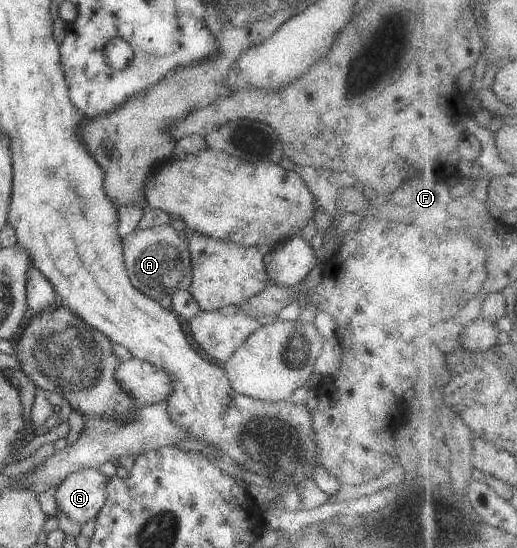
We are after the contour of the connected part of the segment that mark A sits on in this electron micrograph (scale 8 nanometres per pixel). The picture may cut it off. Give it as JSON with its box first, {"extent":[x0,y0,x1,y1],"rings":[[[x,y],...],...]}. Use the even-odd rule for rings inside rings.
{"extent":[122,224,192,309],"rings":[[[171,224],[131,231],[122,239],[124,263],[133,286],[154,297],[163,308],[172,309],[172,297],[179,290],[188,290],[192,284],[192,259],[188,242]]]}

